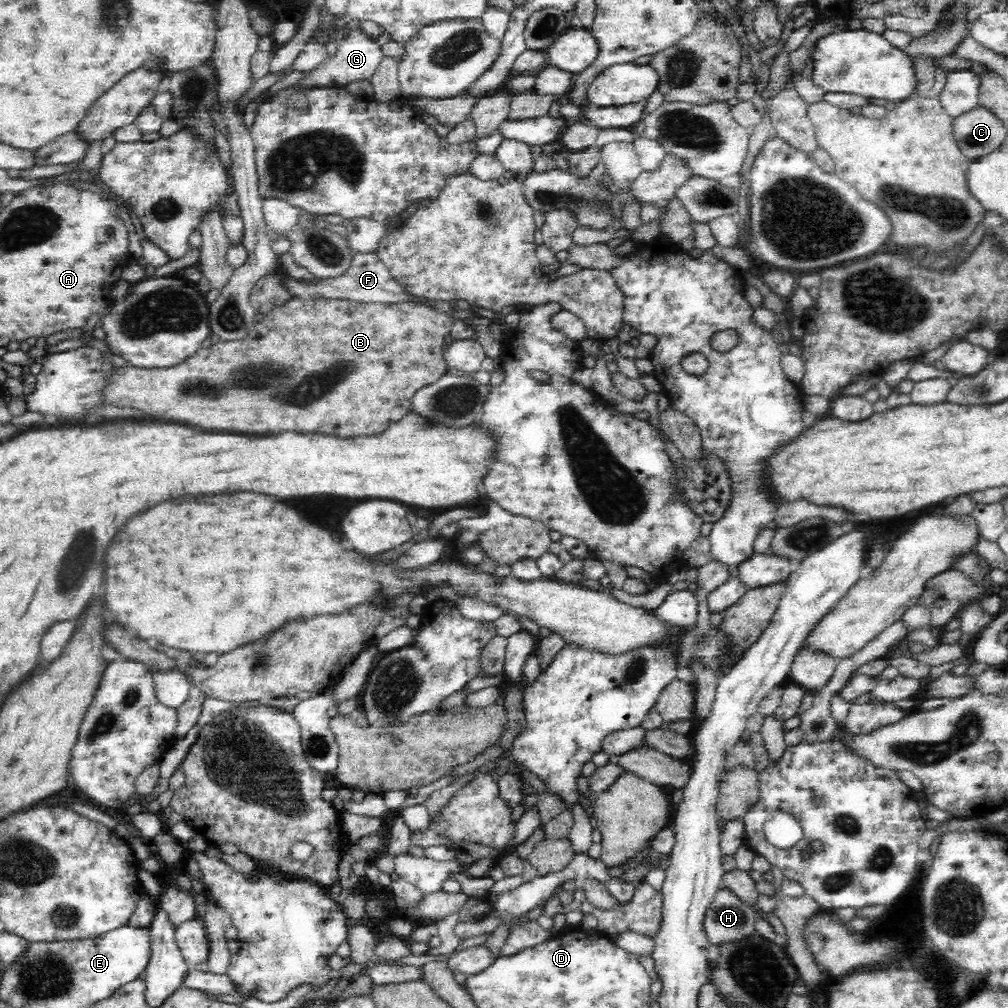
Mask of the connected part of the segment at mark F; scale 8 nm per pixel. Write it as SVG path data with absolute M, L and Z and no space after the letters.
M376 253L372 254L355 254L352 257L351 265L346 272L340 276L320 279L318 281L308 283L300 283L286 276L288 289L292 290L294 296L304 298L307 296L328 297L348 299L354 302L383 302L393 303L402 301L411 301L412 296L405 292L398 282L392 279L386 265L378 258Z

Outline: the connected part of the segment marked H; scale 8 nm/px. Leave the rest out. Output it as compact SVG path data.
M724 886L716 892L715 900L704 916L708 939L717 945L737 941L751 935L755 928L755 913L736 894Z

